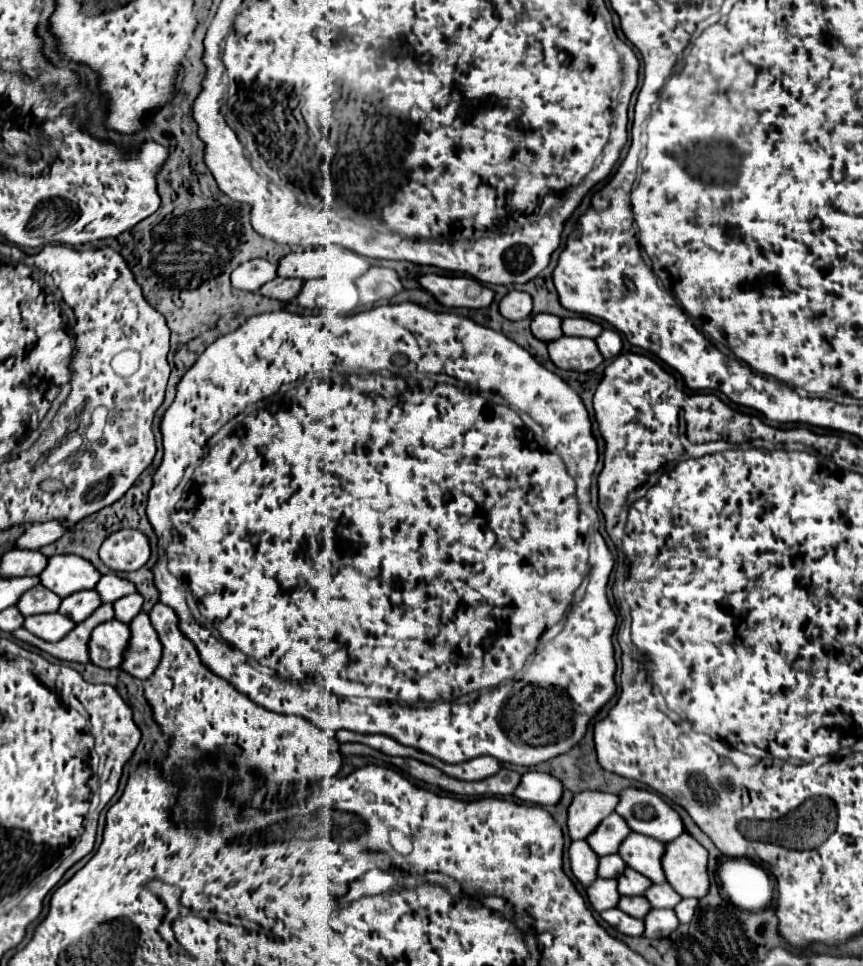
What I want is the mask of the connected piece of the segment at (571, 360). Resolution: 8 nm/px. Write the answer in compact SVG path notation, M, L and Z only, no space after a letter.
M560 337L548 345L548 353L558 369L578 373L588 373L604 361L596 343L586 337Z

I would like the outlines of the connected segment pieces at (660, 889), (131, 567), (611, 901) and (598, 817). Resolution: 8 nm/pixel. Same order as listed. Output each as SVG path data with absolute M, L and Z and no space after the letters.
M668 883L650 885L650 887L646 889L644 897L648 899L650 907L668 907L668 909L676 907L676 905L682 901L682 897L680 897Z
M116 531L100 547L100 559L112 571L136 571L150 557L150 545L140 531Z
M596 879L588 889L586 889L590 905L600 913L606 909L612 909L618 905L618 889L614 879Z
M582 791L574 795L568 807L568 835L572 841L586 839L596 825L614 813L618 805L618 795L600 793L600 791Z

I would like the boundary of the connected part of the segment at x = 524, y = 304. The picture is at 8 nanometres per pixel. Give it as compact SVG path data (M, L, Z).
M510 291L500 301L500 313L510 321L526 319L530 315L530 311L532 311L532 297L524 291Z

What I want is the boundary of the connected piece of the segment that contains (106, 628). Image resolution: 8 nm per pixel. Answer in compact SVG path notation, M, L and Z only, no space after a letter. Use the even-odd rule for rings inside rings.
M116 619L100 623L92 629L90 641L88 641L88 653L90 663L114 669L118 663L122 663L122 653L128 647L128 625L118 623Z

